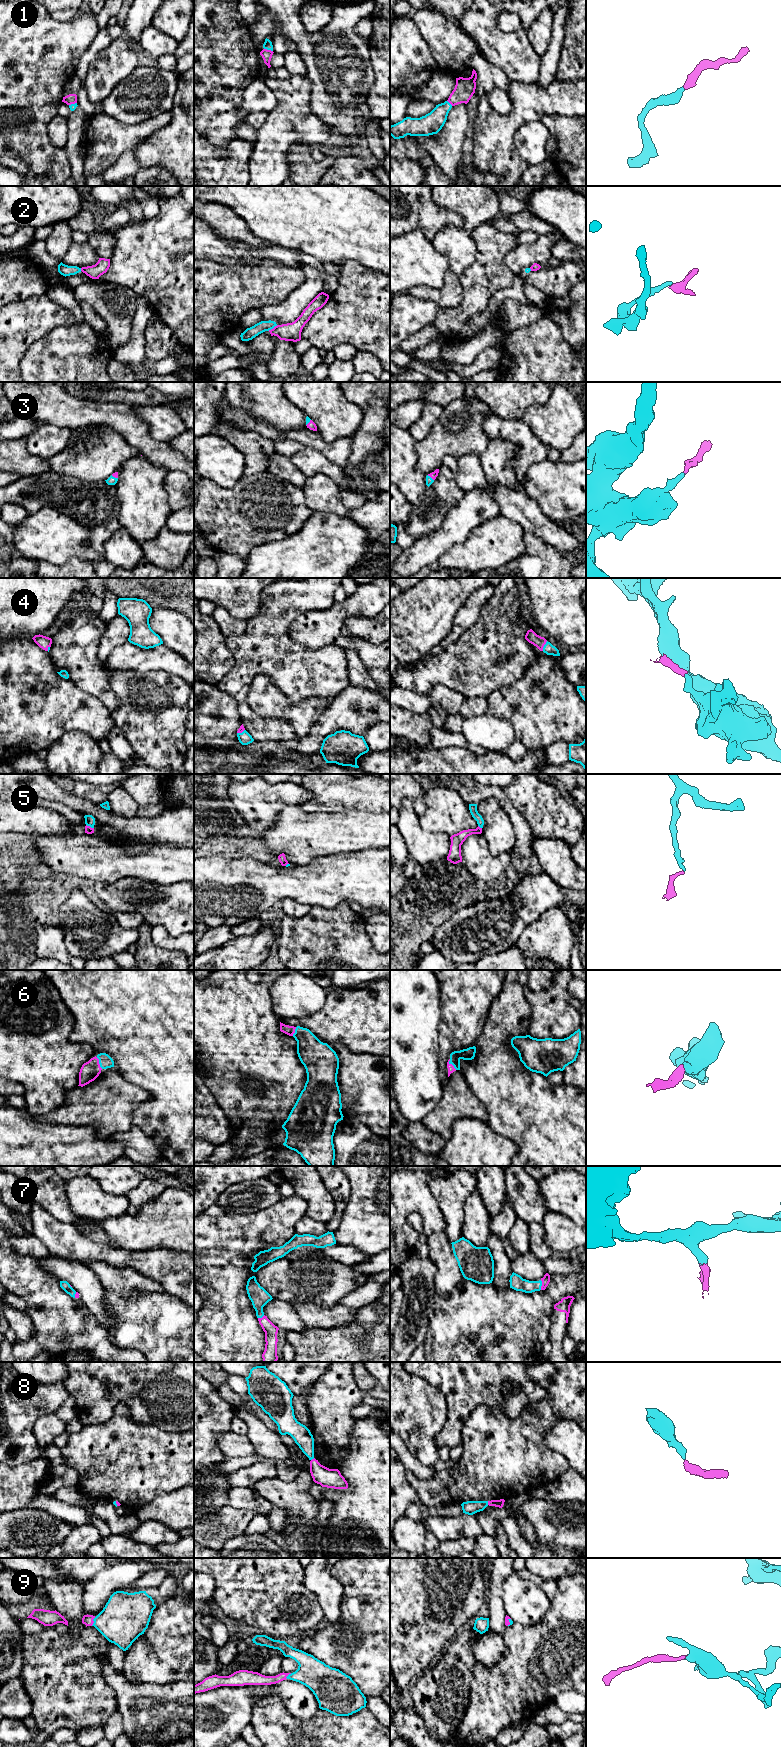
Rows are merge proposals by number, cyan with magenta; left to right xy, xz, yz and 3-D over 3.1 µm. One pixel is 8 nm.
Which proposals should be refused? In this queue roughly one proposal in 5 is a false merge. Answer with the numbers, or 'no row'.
2

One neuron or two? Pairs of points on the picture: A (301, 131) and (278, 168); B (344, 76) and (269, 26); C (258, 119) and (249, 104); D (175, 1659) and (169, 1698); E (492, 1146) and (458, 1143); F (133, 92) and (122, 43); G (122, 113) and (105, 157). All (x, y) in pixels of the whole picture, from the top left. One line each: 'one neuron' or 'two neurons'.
A: one neuron
B: two neurons
C: two neurons
D: two neurons
E: one neuron
F: two neurons
G: two neurons

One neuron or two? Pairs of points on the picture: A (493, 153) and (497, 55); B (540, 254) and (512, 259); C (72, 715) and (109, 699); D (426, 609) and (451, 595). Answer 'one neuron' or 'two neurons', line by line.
A: two neurons
B: one neuron
C: two neurons
D: one neuron

